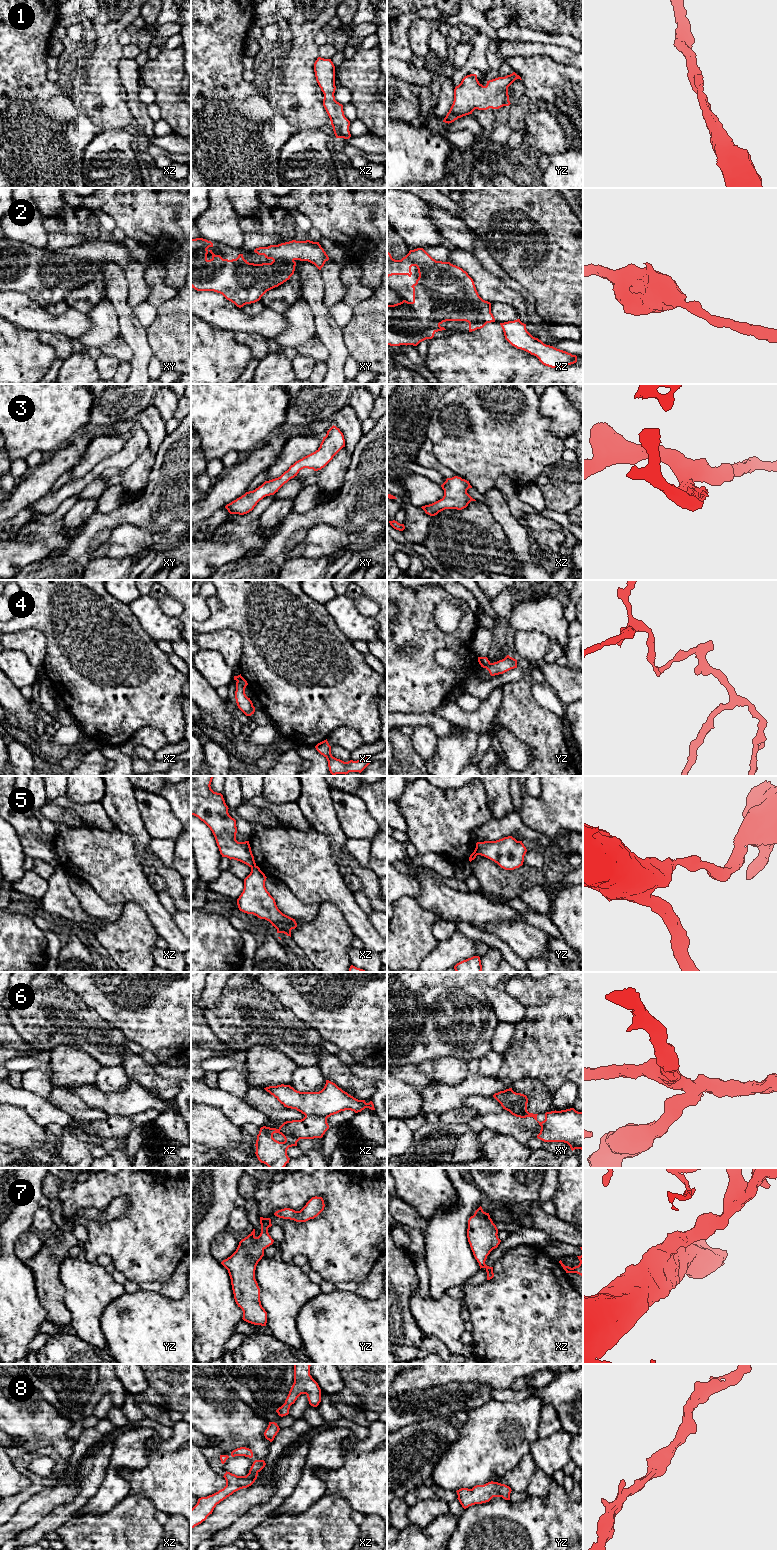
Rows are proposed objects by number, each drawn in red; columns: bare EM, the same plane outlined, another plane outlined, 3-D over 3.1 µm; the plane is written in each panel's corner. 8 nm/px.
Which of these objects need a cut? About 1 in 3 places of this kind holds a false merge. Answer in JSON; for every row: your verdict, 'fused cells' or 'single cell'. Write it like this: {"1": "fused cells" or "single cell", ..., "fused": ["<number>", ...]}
{"1": "single cell", "2": "single cell", "3": "single cell", "4": "fused cells", "5": "fused cells", "6": "fused cells", "7": "single cell", "8": "single cell", "fused": ["4", "5", "6"]}

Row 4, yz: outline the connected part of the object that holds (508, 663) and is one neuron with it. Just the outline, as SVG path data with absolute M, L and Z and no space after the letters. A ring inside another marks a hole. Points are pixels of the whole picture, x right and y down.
M507 655L502 660L489 663L485 668L489 671L491 676L495 676L517 668L517 660Z

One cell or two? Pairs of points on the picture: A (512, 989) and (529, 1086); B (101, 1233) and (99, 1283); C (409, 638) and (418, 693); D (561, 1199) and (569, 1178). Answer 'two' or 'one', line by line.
A: two
B: two
C: one
D: one

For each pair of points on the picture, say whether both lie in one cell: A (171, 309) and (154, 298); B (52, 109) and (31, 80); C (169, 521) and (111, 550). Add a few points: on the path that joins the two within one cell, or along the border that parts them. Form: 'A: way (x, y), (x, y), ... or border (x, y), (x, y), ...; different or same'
A: border (179, 289), (175, 296), (166, 300), (158, 308); different
B: border (68, 96), (56, 95), (48, 100), (22, 101); different
C: border (126, 523), (144, 528), (151, 535), (154, 542); different

